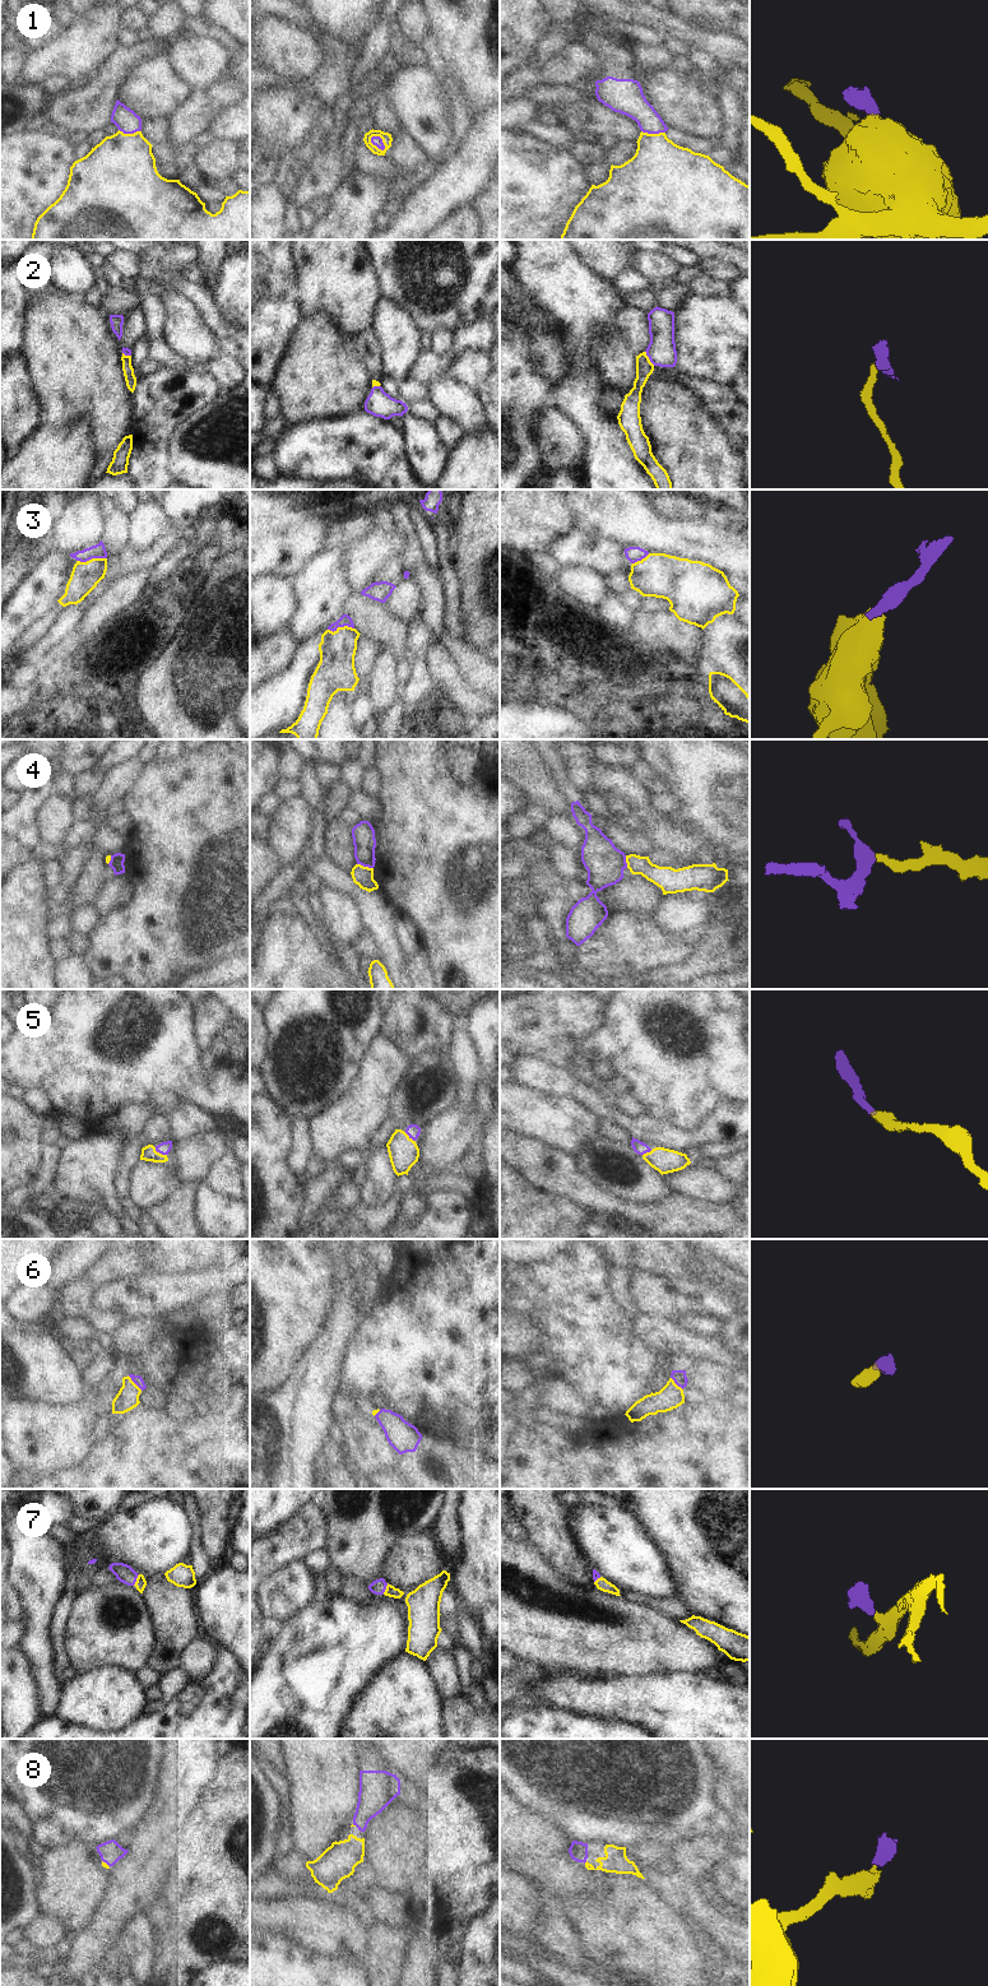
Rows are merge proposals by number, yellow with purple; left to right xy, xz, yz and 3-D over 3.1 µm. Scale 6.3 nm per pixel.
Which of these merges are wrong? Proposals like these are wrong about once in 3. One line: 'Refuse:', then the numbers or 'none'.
Refuse: 3, 4

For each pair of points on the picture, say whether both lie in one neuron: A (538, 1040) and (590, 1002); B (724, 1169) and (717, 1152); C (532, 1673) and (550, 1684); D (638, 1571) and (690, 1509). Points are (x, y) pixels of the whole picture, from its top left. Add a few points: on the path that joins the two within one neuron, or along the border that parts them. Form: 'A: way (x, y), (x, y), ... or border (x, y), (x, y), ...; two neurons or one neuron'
A: way (551, 1028), (578, 1002); one neuron
B: border (736, 1151), (717, 1160); two neurons
C: border (553, 1669), (539, 1674), (527, 1687), (524, 1694); two neurons
D: border (640, 1522), (662, 1553), (672, 1573); two neurons

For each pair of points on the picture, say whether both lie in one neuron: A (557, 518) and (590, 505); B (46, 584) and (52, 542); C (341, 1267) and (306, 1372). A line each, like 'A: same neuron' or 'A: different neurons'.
A: different neurons
B: different neurons
C: same neuron

